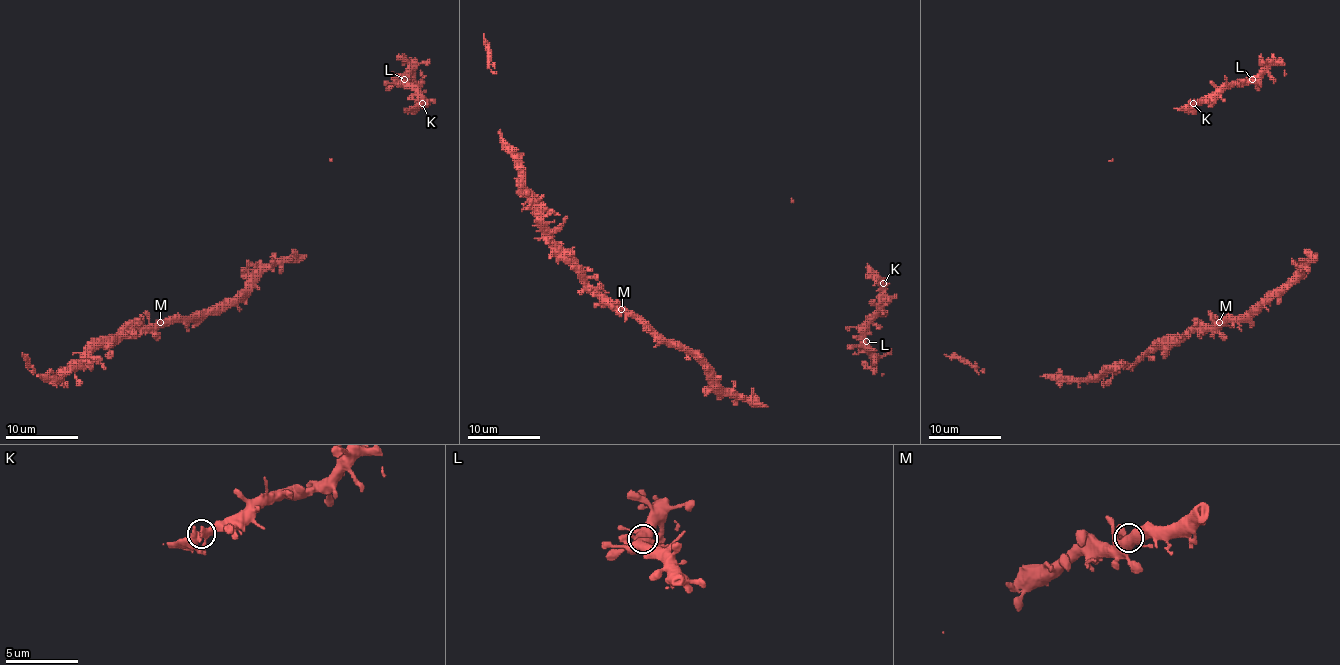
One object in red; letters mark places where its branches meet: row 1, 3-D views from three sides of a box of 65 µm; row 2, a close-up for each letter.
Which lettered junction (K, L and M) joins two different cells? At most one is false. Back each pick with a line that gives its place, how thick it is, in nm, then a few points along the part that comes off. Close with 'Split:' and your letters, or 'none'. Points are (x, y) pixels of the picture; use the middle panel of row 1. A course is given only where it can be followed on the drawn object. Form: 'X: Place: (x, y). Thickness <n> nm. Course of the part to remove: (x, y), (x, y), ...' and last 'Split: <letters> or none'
Split: none

